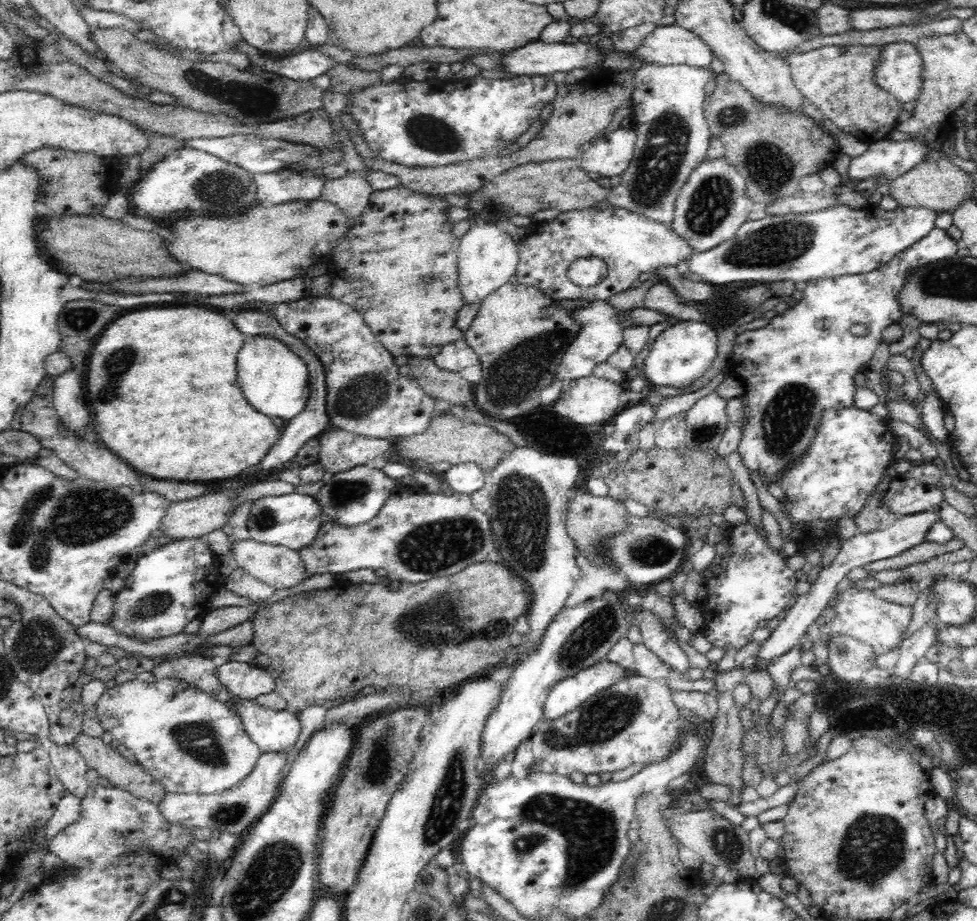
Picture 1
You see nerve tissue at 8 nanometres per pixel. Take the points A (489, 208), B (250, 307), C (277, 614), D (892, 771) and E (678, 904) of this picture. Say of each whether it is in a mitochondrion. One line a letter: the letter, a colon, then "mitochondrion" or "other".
A: mitochondrion
B: other
C: other
D: other
E: mitochondrion

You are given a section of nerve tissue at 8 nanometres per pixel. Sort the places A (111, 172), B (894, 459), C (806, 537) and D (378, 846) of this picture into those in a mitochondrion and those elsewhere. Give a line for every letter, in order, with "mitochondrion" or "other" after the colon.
A: other
B: other
C: other
D: other

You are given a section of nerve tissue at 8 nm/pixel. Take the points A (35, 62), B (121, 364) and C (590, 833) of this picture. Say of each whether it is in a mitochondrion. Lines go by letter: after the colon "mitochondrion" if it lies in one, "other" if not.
A: other
B: mitochondrion
C: mitochondrion

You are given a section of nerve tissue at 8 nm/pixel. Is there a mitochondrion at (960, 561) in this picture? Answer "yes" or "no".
no

